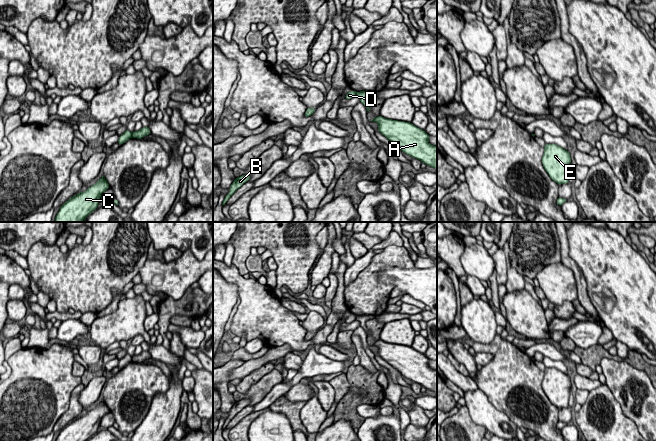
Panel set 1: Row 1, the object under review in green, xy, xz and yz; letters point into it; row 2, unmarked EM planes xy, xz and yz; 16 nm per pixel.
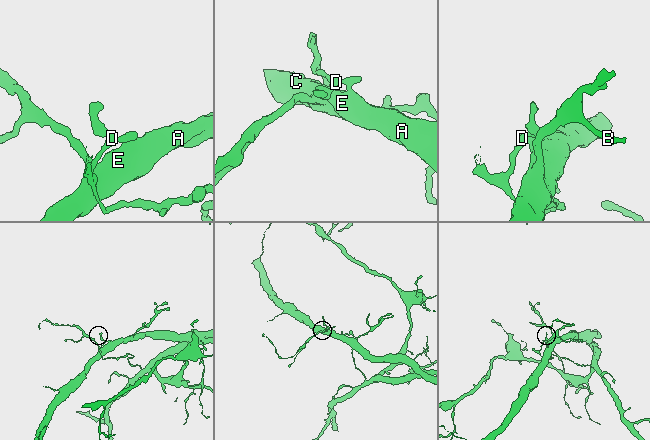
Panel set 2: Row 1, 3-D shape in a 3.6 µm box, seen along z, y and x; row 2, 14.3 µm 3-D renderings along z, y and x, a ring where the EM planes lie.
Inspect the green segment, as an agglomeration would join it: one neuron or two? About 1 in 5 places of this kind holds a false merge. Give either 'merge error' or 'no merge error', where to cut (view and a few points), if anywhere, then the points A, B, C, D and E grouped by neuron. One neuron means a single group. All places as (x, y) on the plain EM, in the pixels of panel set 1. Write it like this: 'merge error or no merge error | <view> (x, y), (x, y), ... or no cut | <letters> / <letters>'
merge error | xy (131, 357), (132, 360) | A B C E / D

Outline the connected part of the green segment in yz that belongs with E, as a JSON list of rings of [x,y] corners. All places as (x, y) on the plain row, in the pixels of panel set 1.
[[[545,368],[542,388],[550,402],[558,409],[569,407],[571,387],[568,374],[556,368]]]

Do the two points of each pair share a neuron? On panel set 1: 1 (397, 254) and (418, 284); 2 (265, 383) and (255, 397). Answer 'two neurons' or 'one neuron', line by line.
1: two neurons
2: one neuron

